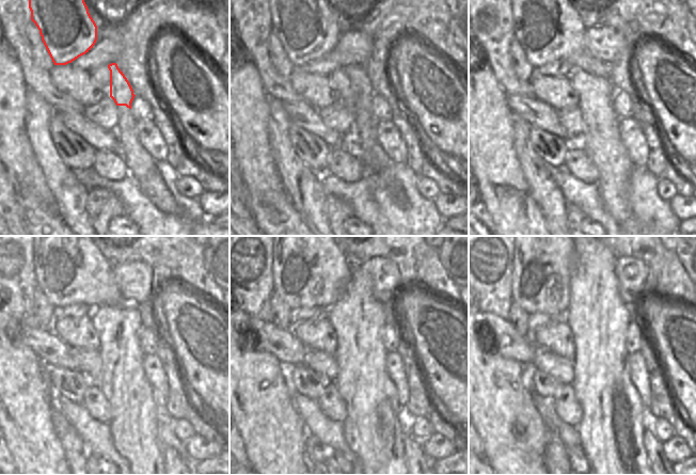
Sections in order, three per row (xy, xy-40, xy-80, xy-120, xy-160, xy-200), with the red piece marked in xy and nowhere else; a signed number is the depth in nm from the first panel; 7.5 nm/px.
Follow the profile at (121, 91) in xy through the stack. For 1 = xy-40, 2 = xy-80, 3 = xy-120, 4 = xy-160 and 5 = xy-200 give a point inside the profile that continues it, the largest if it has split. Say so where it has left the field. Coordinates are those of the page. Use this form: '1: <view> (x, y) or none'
1: xy-40 (362, 86)
2: xy-80 (548, 28)
3: xy-120 (69, 269)
4: xy-160 (309, 269)
5: xy-200 (541, 268)

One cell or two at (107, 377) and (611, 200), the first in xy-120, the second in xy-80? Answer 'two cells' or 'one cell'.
one cell

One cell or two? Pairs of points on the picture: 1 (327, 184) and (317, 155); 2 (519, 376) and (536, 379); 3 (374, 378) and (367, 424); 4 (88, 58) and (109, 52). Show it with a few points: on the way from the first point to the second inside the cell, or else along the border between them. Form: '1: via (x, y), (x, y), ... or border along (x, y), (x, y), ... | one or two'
1: border along (325, 171), (315, 172) | two
2: border along (525, 368), (527, 384), (534, 394) | two
3: via (372, 390), (372, 412) | one
4: via (93, 58), (104, 52) | one

